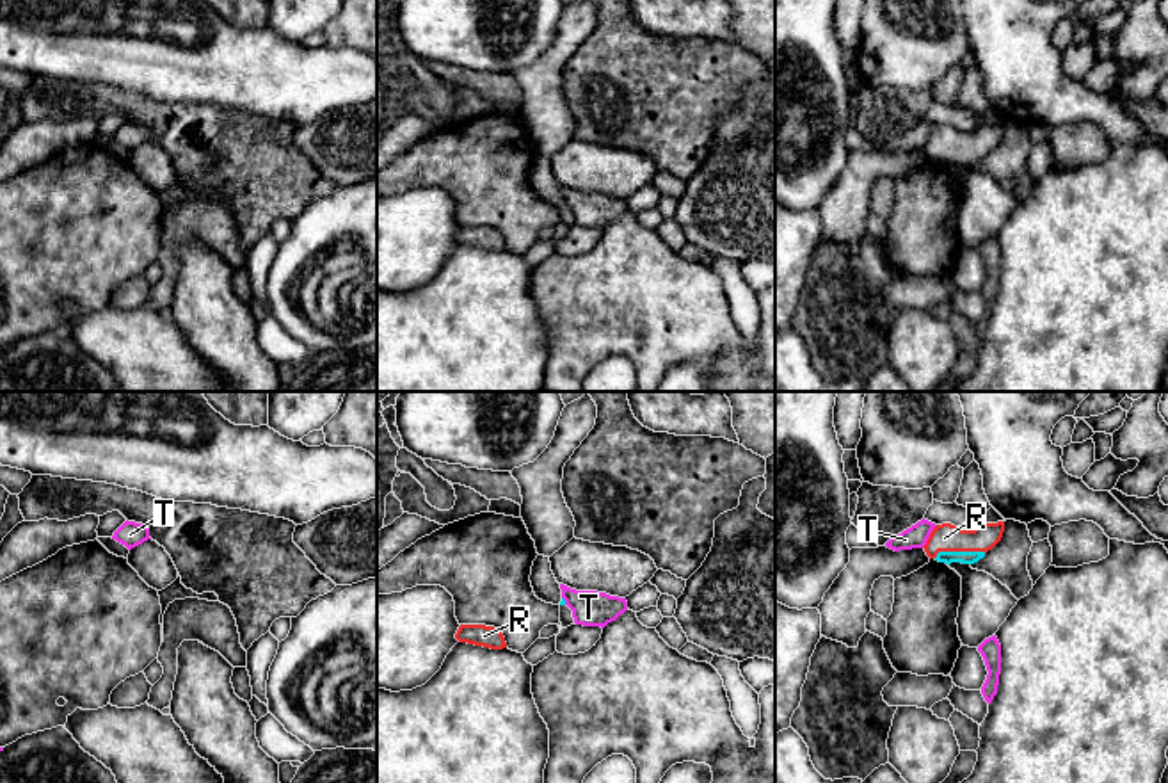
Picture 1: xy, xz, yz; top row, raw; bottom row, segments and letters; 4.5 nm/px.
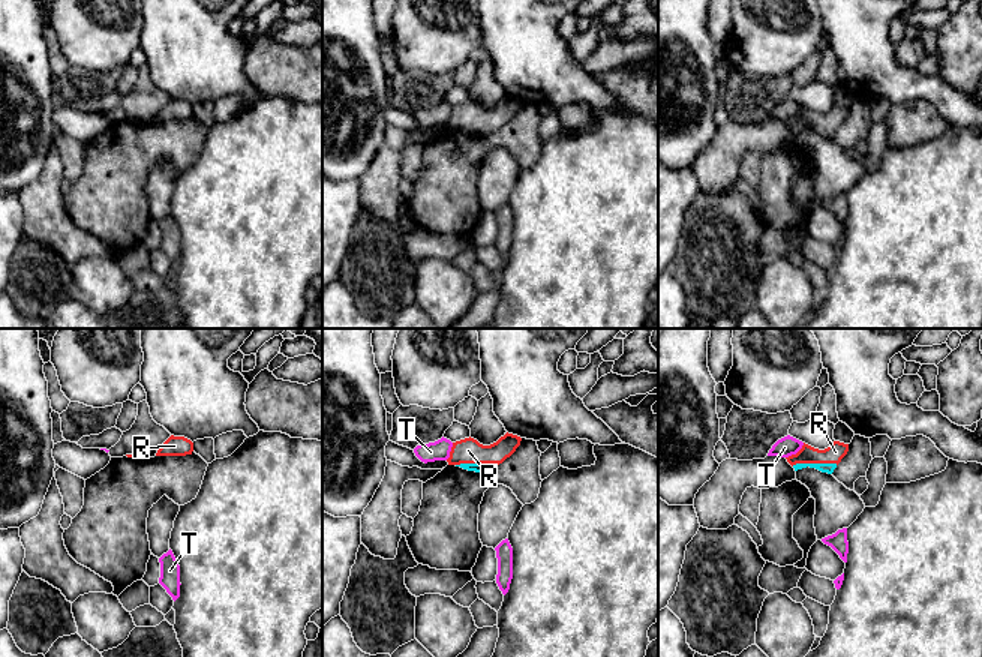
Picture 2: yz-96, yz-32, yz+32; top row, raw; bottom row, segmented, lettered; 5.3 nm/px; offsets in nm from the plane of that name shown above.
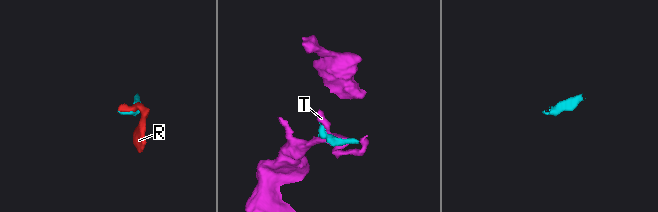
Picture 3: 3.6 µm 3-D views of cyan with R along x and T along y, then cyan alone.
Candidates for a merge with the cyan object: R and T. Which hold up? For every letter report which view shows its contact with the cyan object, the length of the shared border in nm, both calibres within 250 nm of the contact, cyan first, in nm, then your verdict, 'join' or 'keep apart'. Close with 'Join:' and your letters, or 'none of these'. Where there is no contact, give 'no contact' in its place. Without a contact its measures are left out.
R: yz | 240 nm | 60/130 nm | join
T: xz | 40 nm | 20/160 nm | keep apart
Join: R

